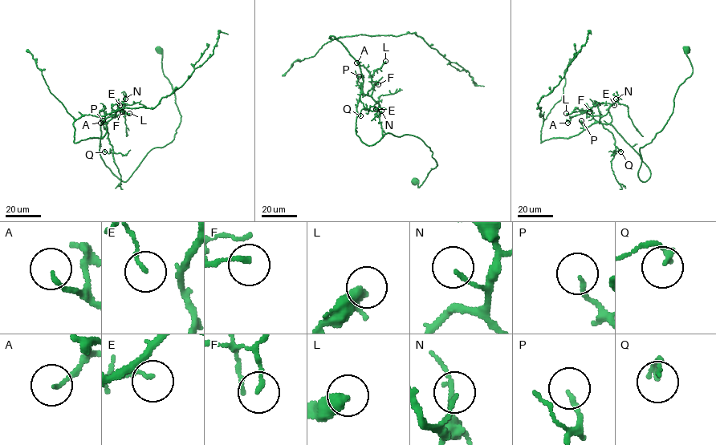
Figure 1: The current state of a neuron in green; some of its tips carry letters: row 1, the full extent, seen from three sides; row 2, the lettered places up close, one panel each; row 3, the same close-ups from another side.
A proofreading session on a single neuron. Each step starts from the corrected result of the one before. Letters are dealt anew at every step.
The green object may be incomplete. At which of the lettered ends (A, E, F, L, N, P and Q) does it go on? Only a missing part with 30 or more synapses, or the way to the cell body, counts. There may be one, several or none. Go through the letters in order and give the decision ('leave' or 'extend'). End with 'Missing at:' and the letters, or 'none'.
A: leave
E: leave
F: leave
L: leave
N: leave
P: leave
Q: leave
Missing at: none

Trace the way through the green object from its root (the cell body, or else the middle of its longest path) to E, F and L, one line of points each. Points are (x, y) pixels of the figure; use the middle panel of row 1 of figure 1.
E: (414, 182), (437, 166), (433, 152), (408, 134), (364, 143), (355, 131), (362, 93), (376, 109)
F: (414, 182), (418, 188), (437, 166), (420, 139), (386, 133), (367, 145), (355, 133), (360, 95), (378, 84)
L: (414, 182), (437, 166), (420, 139), (386, 133), (367, 145), (355, 131), (360, 95), (372, 94), (385, 61)

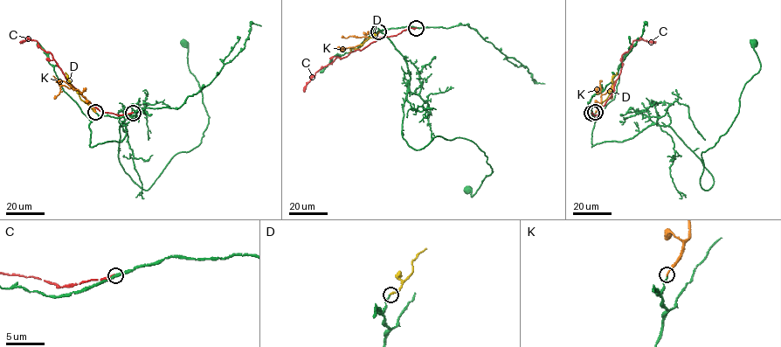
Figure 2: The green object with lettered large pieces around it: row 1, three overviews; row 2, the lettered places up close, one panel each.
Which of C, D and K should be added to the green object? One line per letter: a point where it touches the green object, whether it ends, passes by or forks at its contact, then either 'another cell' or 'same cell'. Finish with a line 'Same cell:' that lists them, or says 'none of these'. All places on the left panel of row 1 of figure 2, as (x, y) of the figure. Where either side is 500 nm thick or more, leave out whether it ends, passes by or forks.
C: (133, 113) | it ends | another cell
D: (94, 112) | it ends | same cell
K: (95, 112) | it ends | another cell
Same cell: D

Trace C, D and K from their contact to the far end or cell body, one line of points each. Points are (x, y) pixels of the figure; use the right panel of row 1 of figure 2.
C: (591, 113), (595, 115), (600, 112), (613, 91), (622, 55), (632, 41), (642, 39), (655, 43)
D: (596, 112), (612, 88), (611, 78), (616, 72)
K: (595, 112), (601, 96), (611, 86), (611, 99)

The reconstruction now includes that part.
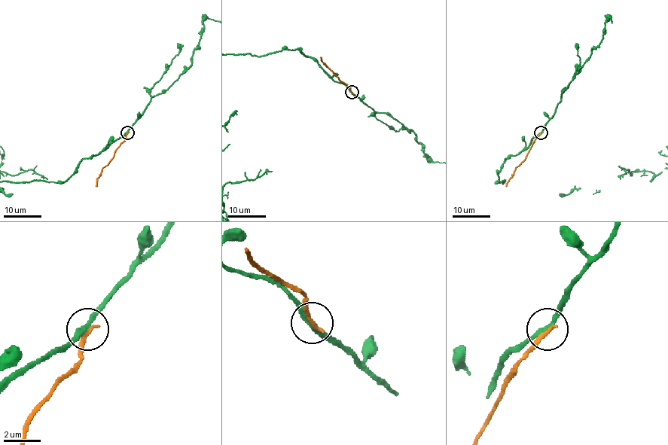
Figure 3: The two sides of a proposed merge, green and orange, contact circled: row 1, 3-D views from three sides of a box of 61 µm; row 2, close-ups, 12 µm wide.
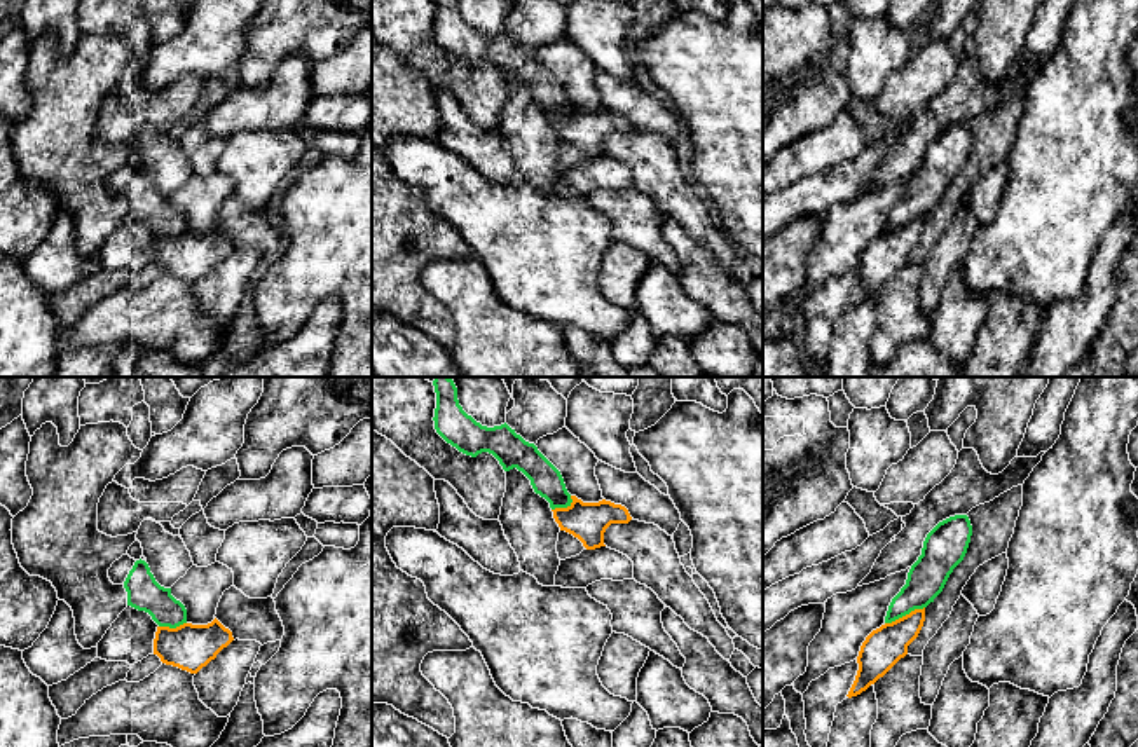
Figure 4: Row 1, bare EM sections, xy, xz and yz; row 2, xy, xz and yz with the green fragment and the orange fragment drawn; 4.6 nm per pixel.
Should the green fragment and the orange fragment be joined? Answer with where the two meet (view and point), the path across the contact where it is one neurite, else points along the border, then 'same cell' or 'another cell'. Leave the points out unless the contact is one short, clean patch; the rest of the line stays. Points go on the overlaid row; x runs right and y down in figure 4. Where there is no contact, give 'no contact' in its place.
yz (904, 615) | along yz (924, 606), (885, 623) | another cell

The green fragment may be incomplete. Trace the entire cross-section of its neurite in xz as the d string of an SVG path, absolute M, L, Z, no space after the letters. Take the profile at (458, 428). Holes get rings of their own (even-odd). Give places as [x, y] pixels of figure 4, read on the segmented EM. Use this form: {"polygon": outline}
{"polygon": "M435 377L433 386L436 393L435 429L447 443L471 457L489 452L504 471L517 468L552 510L571 506L572 499L560 471L534 443L525 442L506 422L494 428L476 422L459 405L457 387L450 377Z"}

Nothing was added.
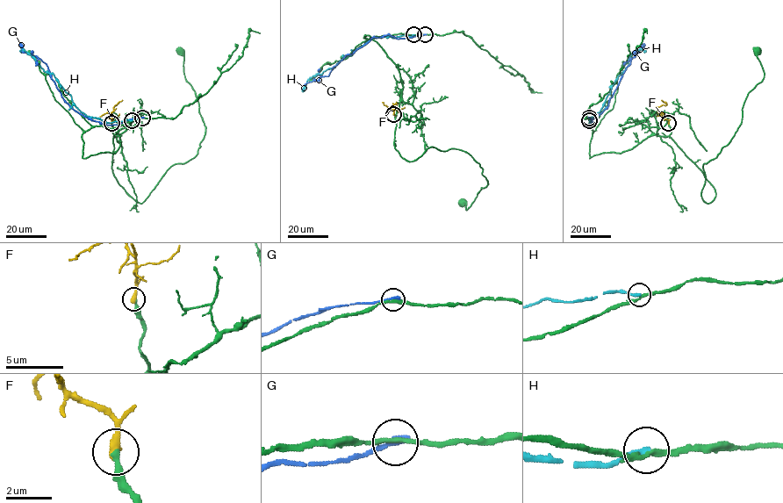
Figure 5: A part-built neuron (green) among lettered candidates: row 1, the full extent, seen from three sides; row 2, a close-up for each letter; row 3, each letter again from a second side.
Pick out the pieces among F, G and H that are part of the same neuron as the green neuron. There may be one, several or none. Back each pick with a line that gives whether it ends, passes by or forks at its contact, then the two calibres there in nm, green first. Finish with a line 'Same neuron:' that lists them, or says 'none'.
F: it ends; calibres 280 and 400 nm
Same neuron: F

